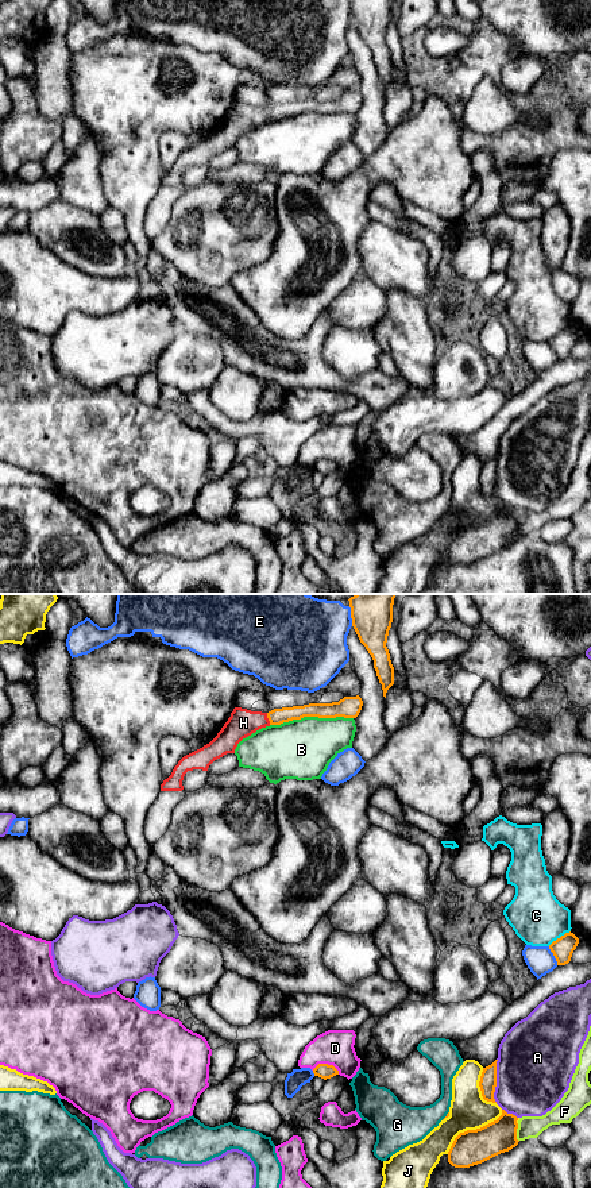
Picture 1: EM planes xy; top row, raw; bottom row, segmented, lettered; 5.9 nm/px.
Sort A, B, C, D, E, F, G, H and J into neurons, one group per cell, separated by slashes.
A / B / C D / E / F / G / H / J

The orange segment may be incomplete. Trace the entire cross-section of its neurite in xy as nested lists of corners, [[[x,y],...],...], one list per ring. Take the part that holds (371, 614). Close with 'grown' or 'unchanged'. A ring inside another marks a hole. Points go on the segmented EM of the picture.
[[[355,594],[351,597],[352,626],[374,660],[383,697],[394,684],[394,667],[386,647],[397,594]]] | unchanged

